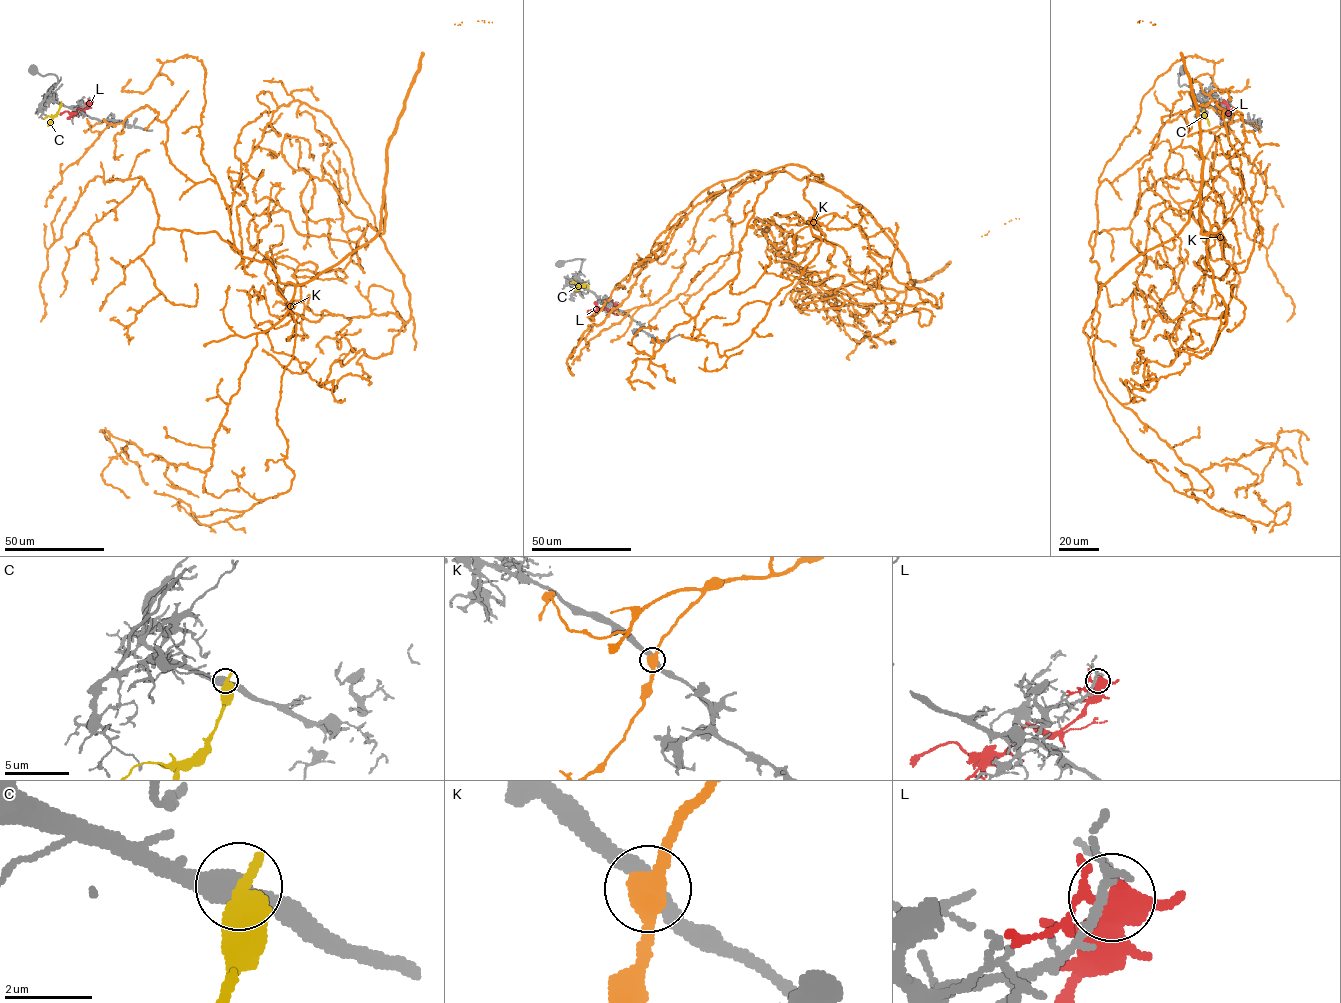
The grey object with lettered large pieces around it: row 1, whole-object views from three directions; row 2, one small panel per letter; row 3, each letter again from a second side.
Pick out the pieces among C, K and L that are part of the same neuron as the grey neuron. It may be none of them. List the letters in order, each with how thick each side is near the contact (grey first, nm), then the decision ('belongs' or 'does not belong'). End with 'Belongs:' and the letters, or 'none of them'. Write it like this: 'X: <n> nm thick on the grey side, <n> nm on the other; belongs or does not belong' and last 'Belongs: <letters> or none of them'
C: 480 nm thick on the grey side, 550 nm on the other; does not belong
K: 360 nm thick on the grey side, 480 nm on the other; does not belong
L: 160 nm thick on the grey side, 440 nm on the other; does not belong
Belongs: none of them

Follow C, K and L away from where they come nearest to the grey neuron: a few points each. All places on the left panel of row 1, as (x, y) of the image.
C: (60, 103), (57, 113), (48, 126)
K: (104, 120), (157, 111), (284, 283), (369, 242), (384, 195), (410, 297), (391, 351), (320, 386), (259, 299)
L: (90, 101), (83, 109), (60, 114)

